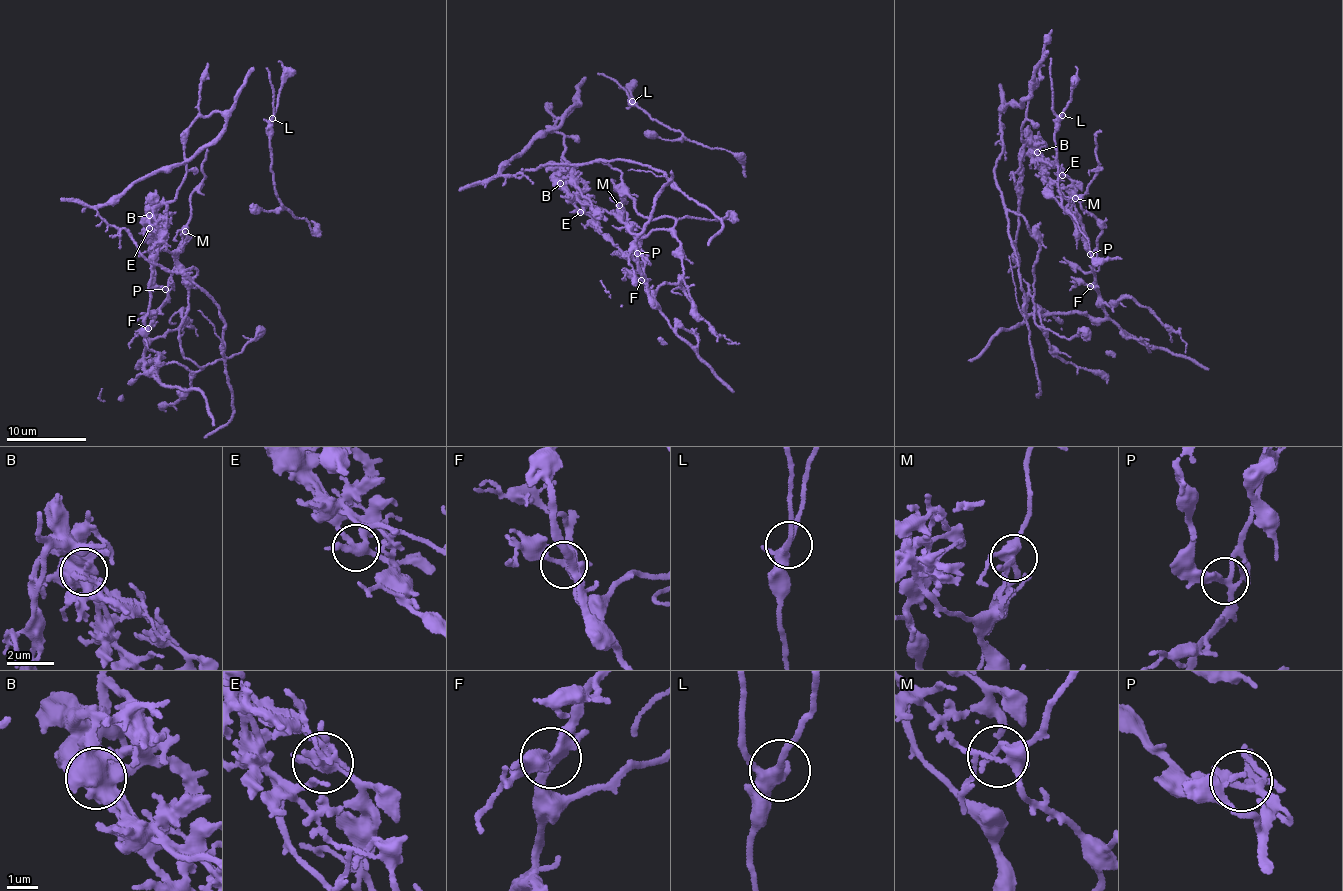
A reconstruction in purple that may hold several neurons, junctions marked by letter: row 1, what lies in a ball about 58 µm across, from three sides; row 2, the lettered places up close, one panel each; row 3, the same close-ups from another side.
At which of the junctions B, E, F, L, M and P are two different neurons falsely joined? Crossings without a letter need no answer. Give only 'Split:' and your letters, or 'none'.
Split: E

